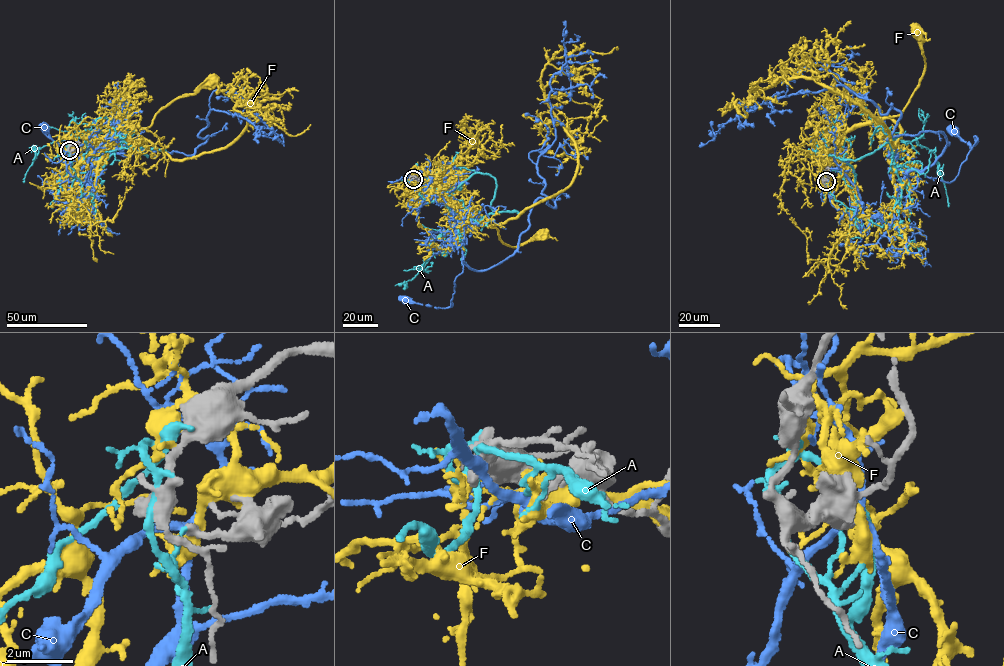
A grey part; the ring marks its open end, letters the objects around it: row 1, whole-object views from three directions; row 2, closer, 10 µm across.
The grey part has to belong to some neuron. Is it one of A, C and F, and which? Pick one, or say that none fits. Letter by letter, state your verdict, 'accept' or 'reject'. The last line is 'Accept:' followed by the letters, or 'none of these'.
A: reject
C: reject
F: reject
Accept: none of these

